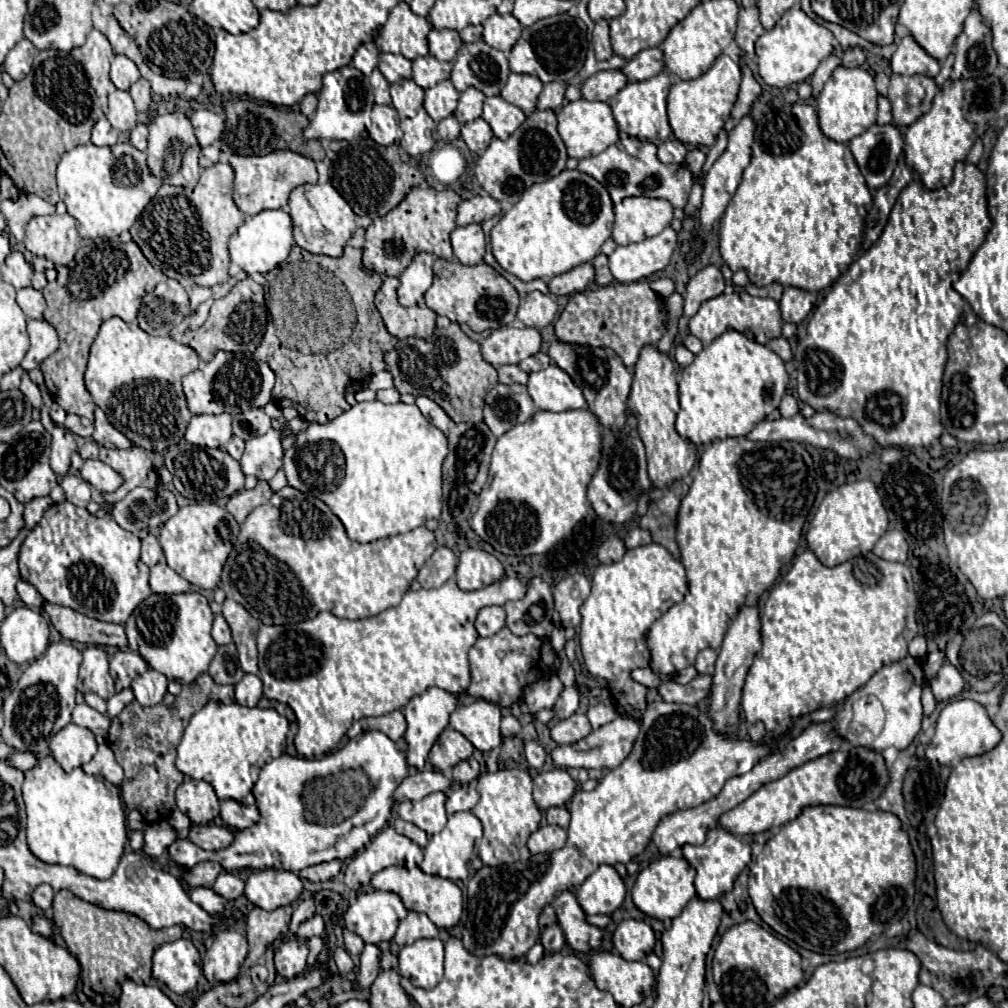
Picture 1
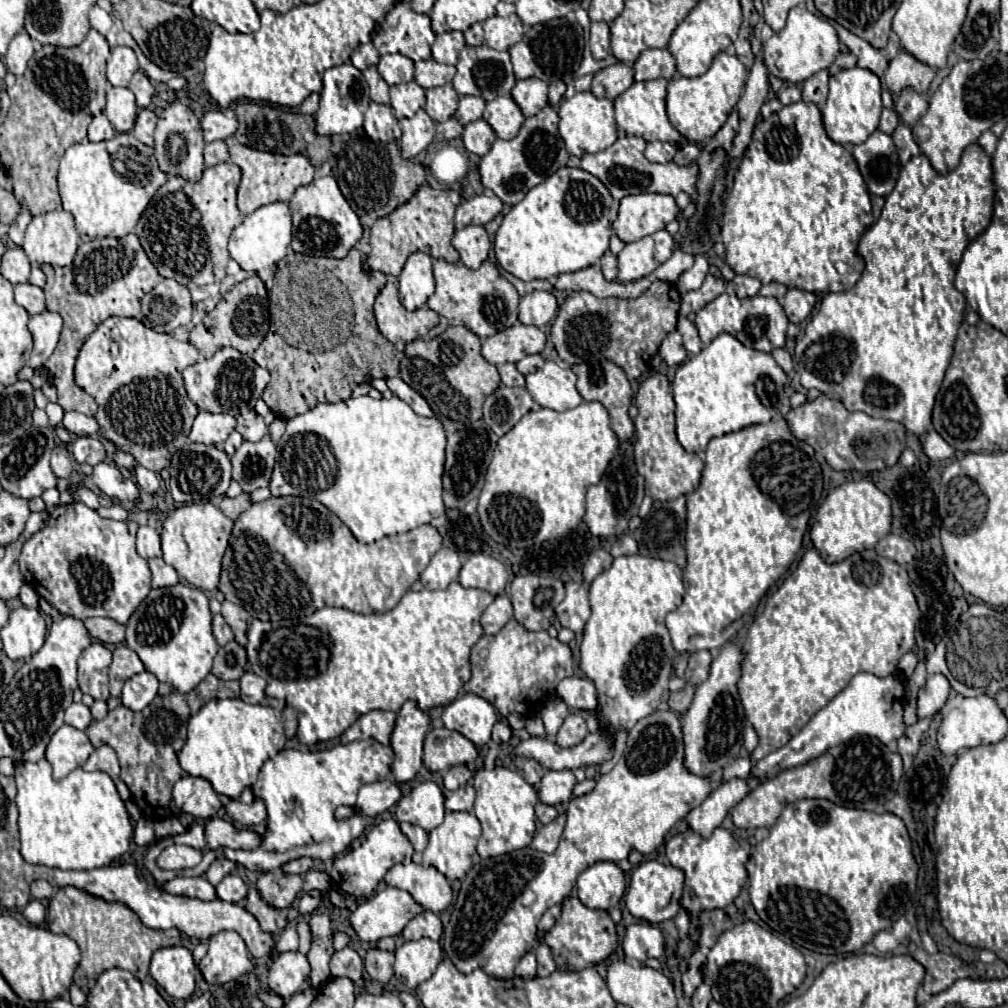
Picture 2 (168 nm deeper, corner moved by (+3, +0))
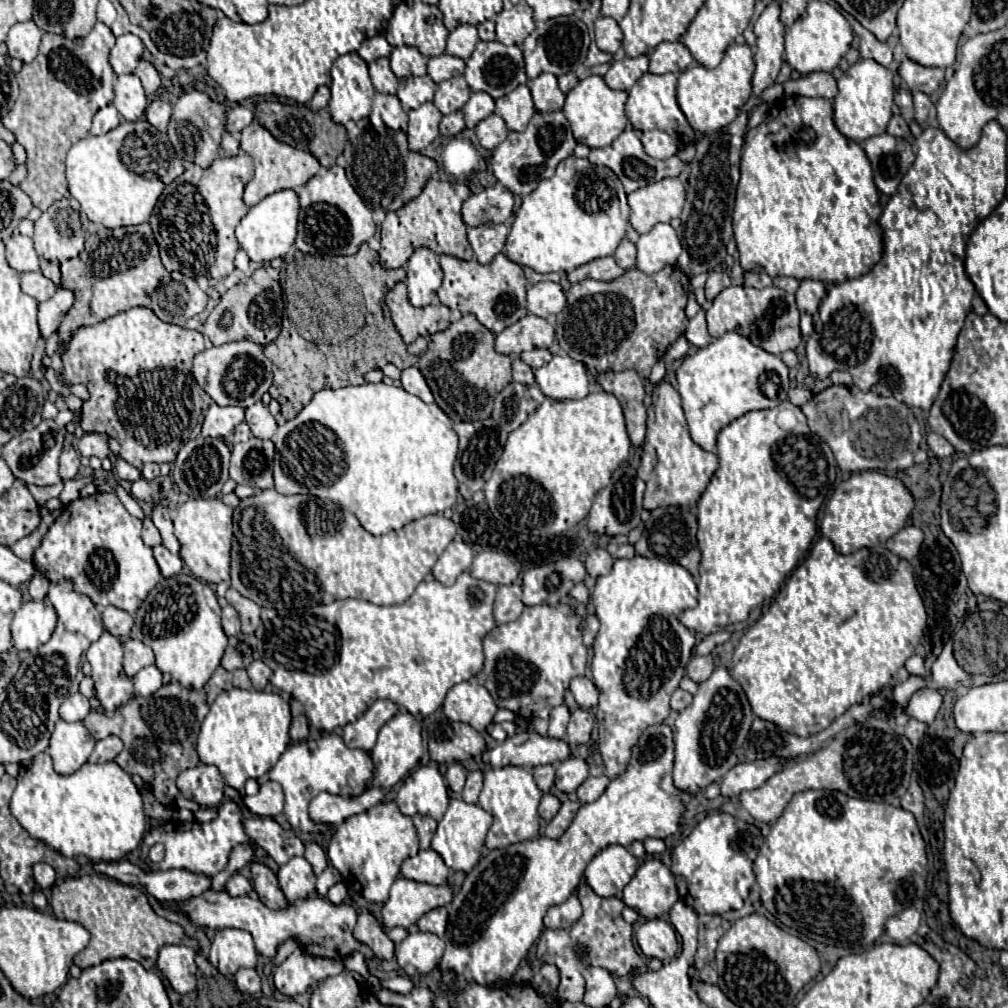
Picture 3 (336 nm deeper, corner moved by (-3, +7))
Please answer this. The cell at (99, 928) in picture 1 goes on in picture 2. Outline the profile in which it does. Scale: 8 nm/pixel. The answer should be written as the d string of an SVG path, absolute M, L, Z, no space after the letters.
M73 886L59 888L57 894L49 900L46 924L53 934L65 934L79 944L81 964L75 970L73 980L83 992L93 990L99 974L107 968L123 968L123 970L133 972L135 978L145 980L149 976L151 954L157 948L176 945L181 938L181 933L175 928L168 930L145 928L145 948L143 948L141 946L143 922L137 918L133 910L129 910L125 904L105 902Z

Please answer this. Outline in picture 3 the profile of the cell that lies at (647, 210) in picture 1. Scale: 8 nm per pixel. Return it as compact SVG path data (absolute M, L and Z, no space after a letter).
M665 177L629 193L629 221L637 233L647 233L653 225L669 223L673 217L679 217L683 203L685 187L679 177Z

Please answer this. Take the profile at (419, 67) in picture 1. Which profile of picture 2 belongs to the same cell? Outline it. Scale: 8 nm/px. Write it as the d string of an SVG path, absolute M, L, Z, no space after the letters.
M433 58L429 60L421 60L415 64L415 82L421 88L433 88L433 86L443 86L447 82L453 80L455 76L455 66L447 66L447 64L439 64Z

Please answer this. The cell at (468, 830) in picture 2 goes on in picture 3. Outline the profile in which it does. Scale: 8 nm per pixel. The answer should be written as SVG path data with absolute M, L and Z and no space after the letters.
M451 799L445 817L438 822L431 848L441 855L445 865L451 867L453 871L469 873L481 857L481 849L485 845L485 835L491 827L491 821L493 821L491 815L483 807L465 803L461 799Z

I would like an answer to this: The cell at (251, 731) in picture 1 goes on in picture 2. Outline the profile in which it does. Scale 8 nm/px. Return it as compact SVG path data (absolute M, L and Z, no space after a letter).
M241 698L209 700L187 726L187 742L179 752L181 768L211 782L217 794L237 800L243 788L257 782L259 768L285 746L283 722L271 706L245 704Z

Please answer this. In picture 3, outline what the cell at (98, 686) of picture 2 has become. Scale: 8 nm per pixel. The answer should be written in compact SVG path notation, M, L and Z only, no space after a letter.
M103 631L99 641L95 641L87 649L87 661L91 665L91 679L95 681L95 693L105 713L113 713L123 703L129 703L129 699L135 695L133 681L123 675L123 645L117 637L113 637L109 631Z

